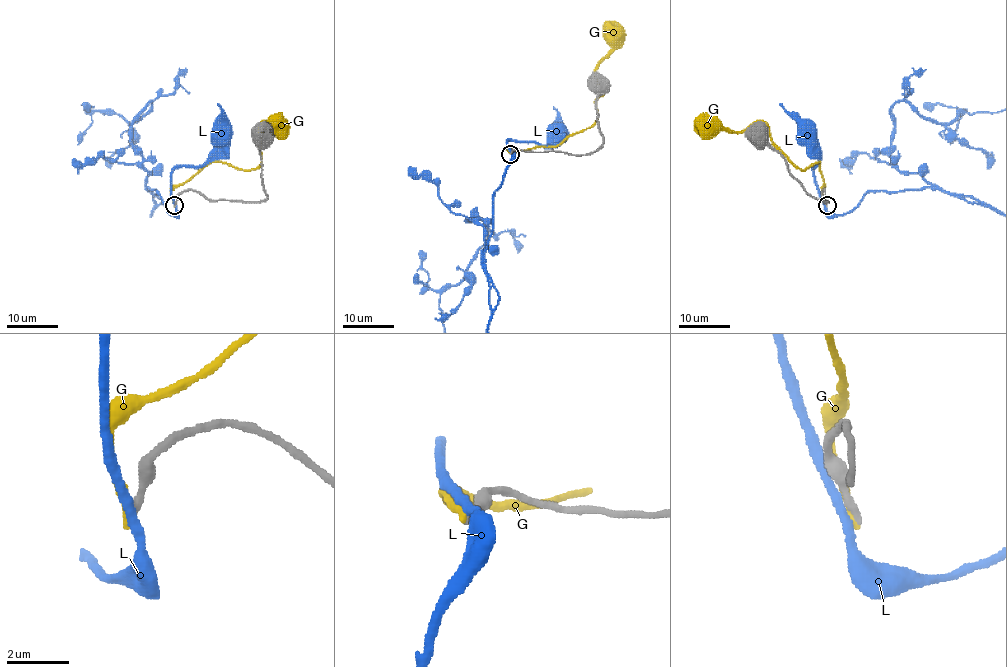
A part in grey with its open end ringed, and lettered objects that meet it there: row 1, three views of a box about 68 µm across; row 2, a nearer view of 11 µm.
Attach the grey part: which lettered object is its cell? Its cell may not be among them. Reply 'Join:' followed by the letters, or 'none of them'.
Join: none of them

